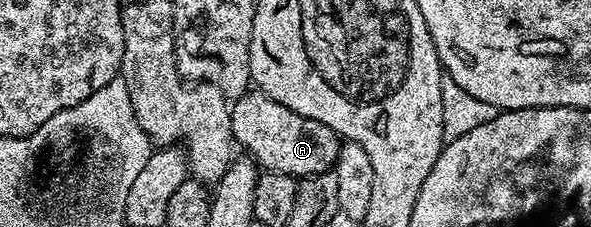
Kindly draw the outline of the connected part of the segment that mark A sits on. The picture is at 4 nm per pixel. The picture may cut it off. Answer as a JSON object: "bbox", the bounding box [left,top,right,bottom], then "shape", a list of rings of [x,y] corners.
{"bbox":[230,89,342,177],"shape":[[[251,89],[236,100],[233,100],[230,109],[230,120],[232,121],[232,137],[239,148],[243,147],[245,154],[258,164],[262,171],[275,171],[295,177],[308,175],[319,175],[325,171],[334,169],[334,162],[338,160],[338,154],[342,148],[340,136],[337,131],[328,129],[320,121],[312,121],[284,105],[280,101],[270,99],[257,89]]]}

